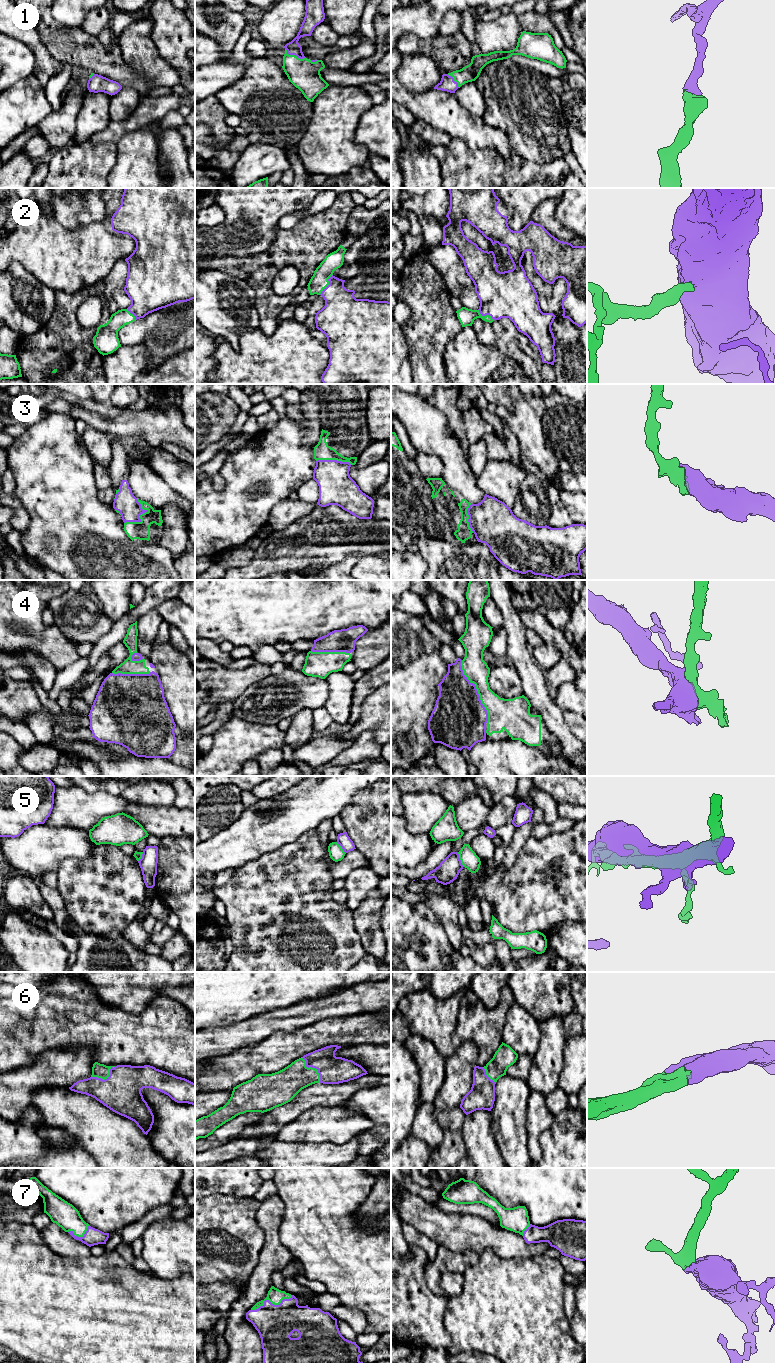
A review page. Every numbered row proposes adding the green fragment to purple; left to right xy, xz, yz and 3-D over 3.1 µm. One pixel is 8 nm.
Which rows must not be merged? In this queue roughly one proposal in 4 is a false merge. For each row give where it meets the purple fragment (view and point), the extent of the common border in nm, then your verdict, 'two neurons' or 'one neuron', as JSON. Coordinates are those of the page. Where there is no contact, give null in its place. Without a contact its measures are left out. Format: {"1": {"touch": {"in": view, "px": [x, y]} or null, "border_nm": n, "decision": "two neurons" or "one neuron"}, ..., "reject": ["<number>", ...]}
{"1": {"touch": {"in": "xz", "px": [294, 54]}, "border_nm": 190, "decision": "one neuron"}, "2": {"touch": {"in": "xz", "px": [329, 284]}, "border_nm": 200, "decision": "one neuron"}, "3": {"touch": {"in": "xy", "px": [138, 517]}, "border_nm": 220, "decision": "one neuron"}, "4": {"touch": {"in": "yz", "px": [477, 691]}, "border_nm": 550, "decision": "one neuron"}, "5": {"touch": {"in": "yz", "px": [459, 859]}, "border_nm": 130, "decision": "two neurons"}, "6": {"touch": {"in": "xz", "px": [314, 1067]}, "border_nm": 260, "decision": "one neuron"}, "7": {"touch": {"in": "xz", "px": [270, 1302]}, "border_nm": 360, "decision": "one neuron"}, "reject": ["5"]}

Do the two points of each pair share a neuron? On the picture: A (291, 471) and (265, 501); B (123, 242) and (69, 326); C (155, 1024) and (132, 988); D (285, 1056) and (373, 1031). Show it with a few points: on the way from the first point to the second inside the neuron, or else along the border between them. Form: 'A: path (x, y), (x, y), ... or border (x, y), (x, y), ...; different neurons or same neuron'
A: path (284, 478), (270, 494); same neuron
B: border (102, 279), (91, 287), (75, 292); different neurons
C: border (160, 994), (140, 1013), (129, 1013), (121, 1008); different neurons
D: path (307, 1039), (325, 1032), (351, 1031); same neuron

